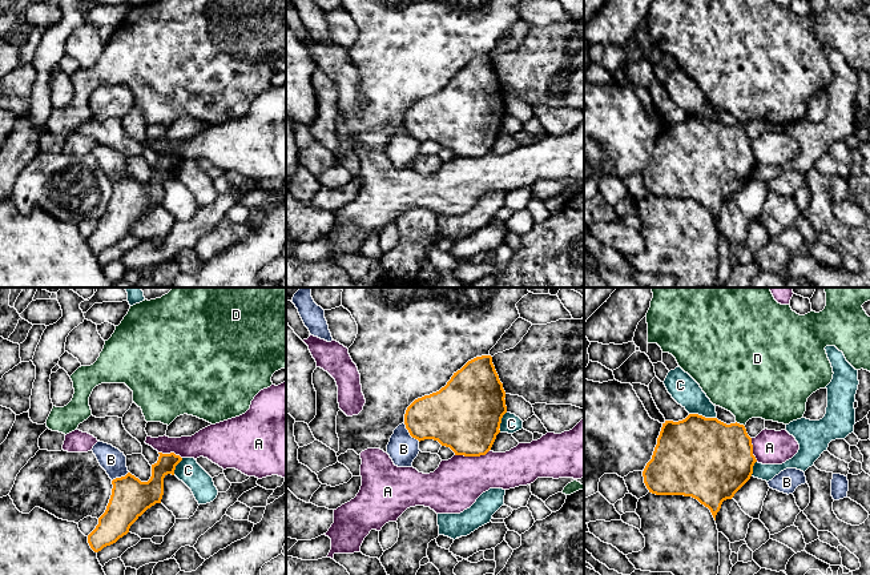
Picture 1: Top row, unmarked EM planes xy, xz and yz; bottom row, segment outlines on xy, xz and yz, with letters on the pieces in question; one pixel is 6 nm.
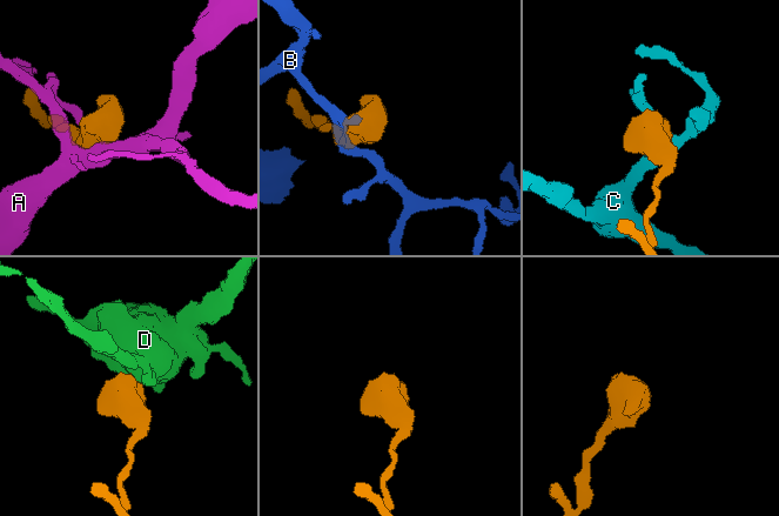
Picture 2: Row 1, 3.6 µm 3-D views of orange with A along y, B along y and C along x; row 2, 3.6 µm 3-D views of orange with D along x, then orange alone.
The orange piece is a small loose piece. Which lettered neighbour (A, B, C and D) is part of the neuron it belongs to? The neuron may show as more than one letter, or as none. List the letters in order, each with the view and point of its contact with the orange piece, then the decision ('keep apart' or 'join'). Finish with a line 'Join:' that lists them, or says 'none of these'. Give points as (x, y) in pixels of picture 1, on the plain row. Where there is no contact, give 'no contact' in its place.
A: xz (472, 157) | keep apart
B: xz (410, 136) | keep apart
C: yz (701, 117) | keep apart
D: yz (738, 125) | join
Join: D

